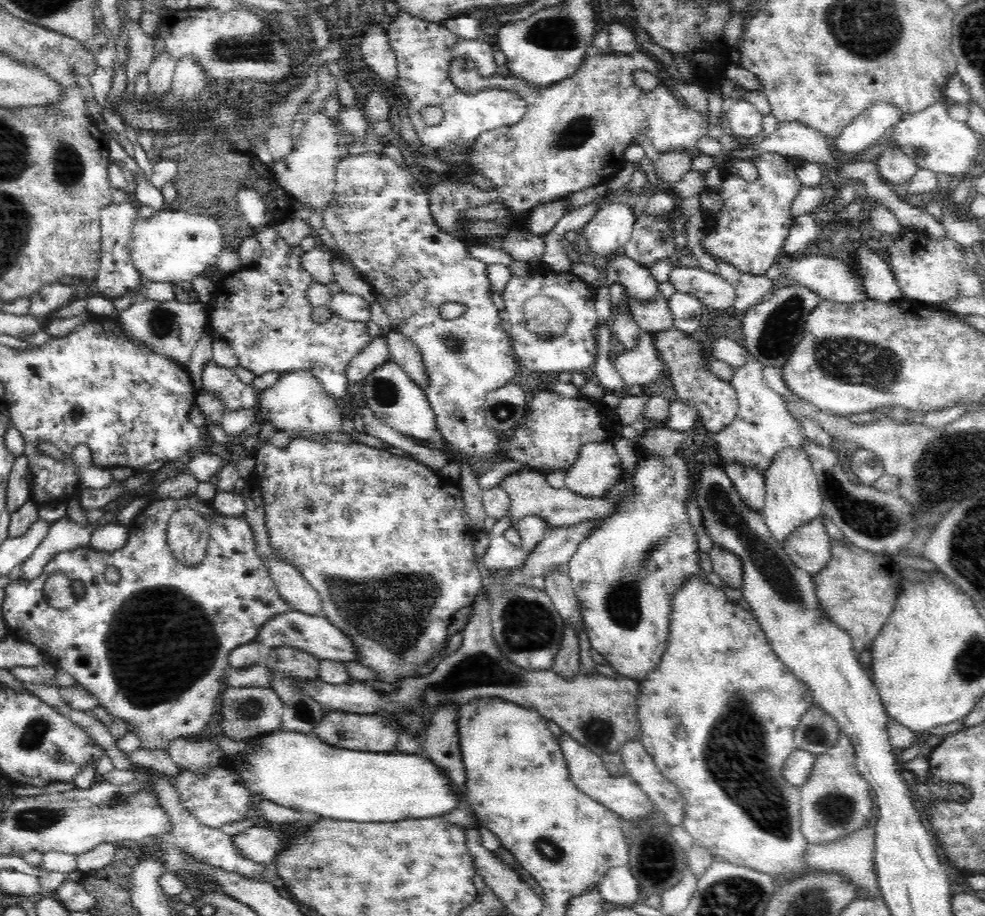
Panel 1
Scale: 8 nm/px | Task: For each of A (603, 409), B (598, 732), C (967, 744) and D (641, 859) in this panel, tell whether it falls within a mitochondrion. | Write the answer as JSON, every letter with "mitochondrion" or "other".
{"A":"other","B":"mitochondrion","C":"other","D":"other"}

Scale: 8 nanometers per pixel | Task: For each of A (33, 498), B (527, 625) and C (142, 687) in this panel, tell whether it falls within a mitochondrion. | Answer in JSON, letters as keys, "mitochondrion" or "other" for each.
{"A":"other","B":"mitochondrion","C":"mitochondrion"}

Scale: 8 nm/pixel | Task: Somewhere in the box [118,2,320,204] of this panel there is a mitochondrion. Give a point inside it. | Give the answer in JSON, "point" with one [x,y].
{"point":[235,48]}

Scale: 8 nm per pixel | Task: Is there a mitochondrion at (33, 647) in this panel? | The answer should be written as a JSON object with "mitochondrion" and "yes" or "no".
{"mitochondrion":"no"}

